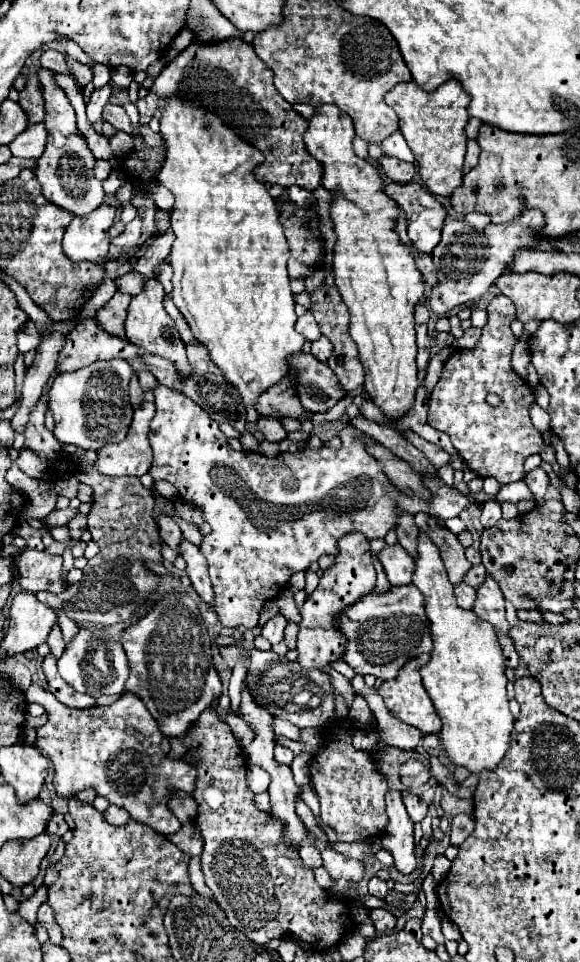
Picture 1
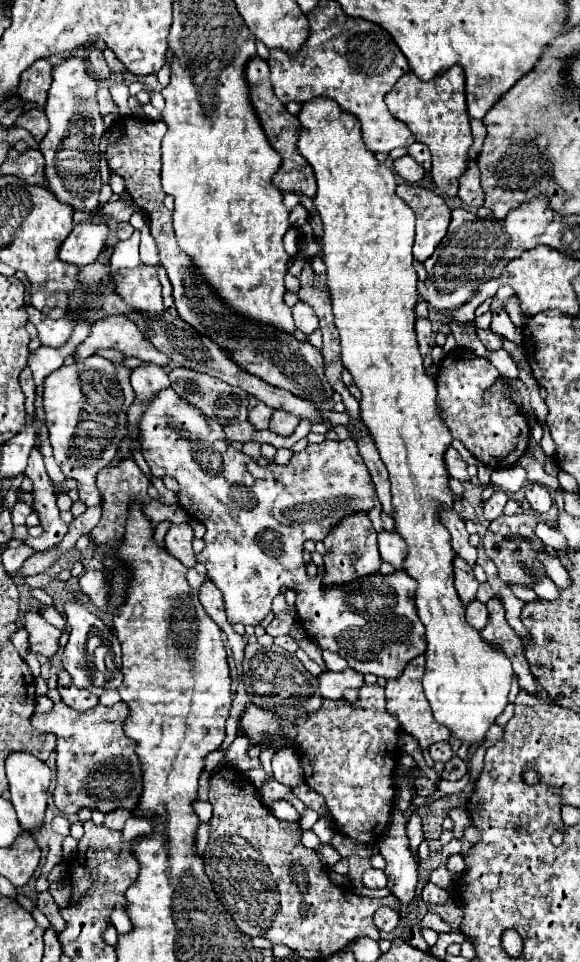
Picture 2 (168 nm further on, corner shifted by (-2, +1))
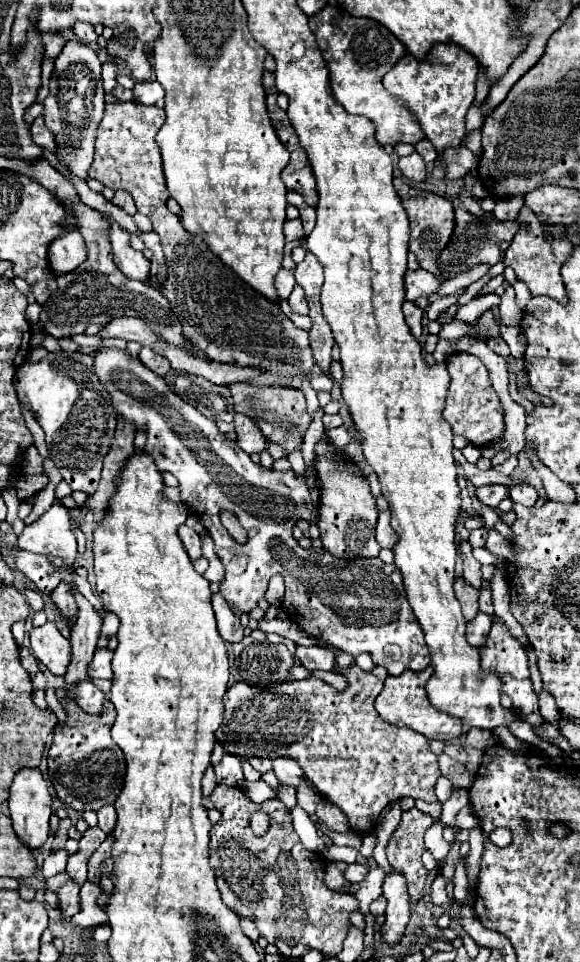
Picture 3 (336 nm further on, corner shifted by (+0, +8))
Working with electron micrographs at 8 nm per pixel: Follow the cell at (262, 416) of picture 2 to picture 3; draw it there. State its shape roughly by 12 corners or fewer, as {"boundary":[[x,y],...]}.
{"boundary":[[237,412],[237,444],[247,454],[267,448],[255,420]]}

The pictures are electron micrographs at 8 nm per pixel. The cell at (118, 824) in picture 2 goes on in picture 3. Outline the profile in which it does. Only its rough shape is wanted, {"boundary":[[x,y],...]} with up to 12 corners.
{"boundary":[[113,806],[97,812],[99,828],[111,834],[117,812]]}

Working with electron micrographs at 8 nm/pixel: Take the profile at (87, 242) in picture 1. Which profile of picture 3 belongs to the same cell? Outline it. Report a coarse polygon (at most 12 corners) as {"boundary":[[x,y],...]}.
{"boundary":[[77,230],[53,240],[49,260],[57,276],[75,270],[87,258]]}

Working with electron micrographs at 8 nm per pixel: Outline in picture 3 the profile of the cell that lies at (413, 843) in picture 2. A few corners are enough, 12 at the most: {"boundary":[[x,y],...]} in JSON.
{"boundary":[[417,808],[403,812],[387,844],[389,864],[407,878],[411,902],[423,894],[423,834],[433,824]]}

